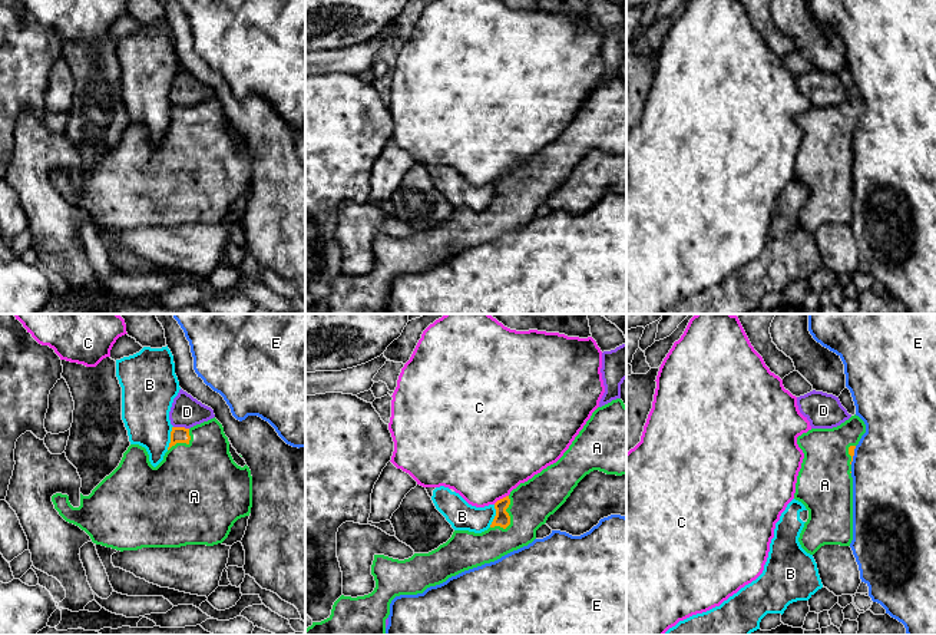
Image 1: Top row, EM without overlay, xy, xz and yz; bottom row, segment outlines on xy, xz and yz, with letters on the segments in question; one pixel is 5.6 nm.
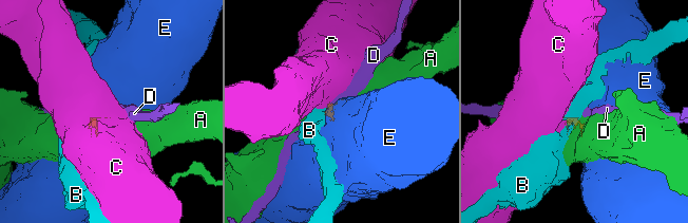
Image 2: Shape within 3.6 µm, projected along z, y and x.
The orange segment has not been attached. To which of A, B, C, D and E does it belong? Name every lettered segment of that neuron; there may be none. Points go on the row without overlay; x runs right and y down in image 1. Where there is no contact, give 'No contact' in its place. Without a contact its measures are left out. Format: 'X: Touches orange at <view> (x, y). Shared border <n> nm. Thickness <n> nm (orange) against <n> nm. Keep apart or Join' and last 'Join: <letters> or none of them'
A: Touches orange at xz (509, 198). Shared border 220 nm. Thickness 90 nm (orange) against 240 nm. Join
B: Touches orange at xy (171, 116). Shared border 140 nm. Thickness 100 nm (orange) against 280 nm. Keep apart
C: Touches orange at xz (500, 178). Shared border 100 nm. Thickness 90 nm (orange) against 480 nm. Keep apart
D: Touches orange at xy (181, 106). Shared border 90 nm. Thickness 100 nm (orange) against 180 nm. Keep apart
E: Touches orange at yz (853, 134). Shared border 110 nm. Thickness 30 nm (orange) against 480 nm. Keep apart
Join: A

